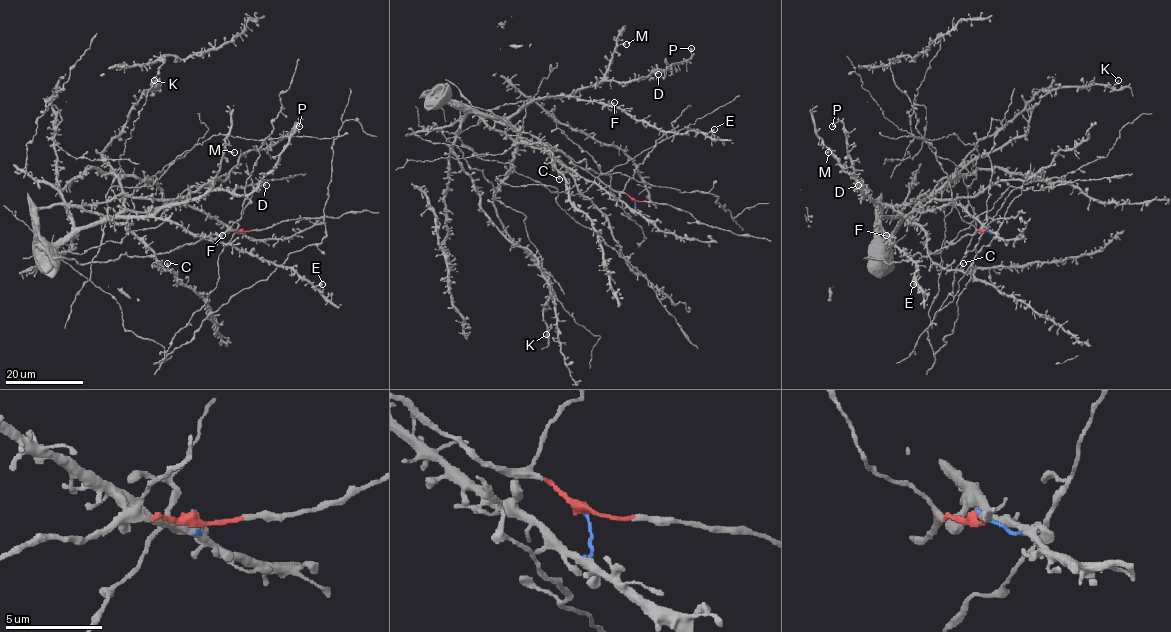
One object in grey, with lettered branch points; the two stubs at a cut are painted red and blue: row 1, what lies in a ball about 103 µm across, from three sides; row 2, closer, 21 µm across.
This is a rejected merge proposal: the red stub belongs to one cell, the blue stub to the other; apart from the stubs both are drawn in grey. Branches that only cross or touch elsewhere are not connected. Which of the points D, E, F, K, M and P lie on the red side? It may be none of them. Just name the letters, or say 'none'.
none

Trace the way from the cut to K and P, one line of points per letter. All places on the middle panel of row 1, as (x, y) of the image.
K: (634, 200), (632, 209), (573, 172), (535, 137), (518, 134), (494, 204), (508, 237), (549, 281), (546, 334)
P: (634, 200), (632, 209), (586, 181), (509, 120), (536, 100), (602, 81), (645, 79), (687, 60), (691, 48)

